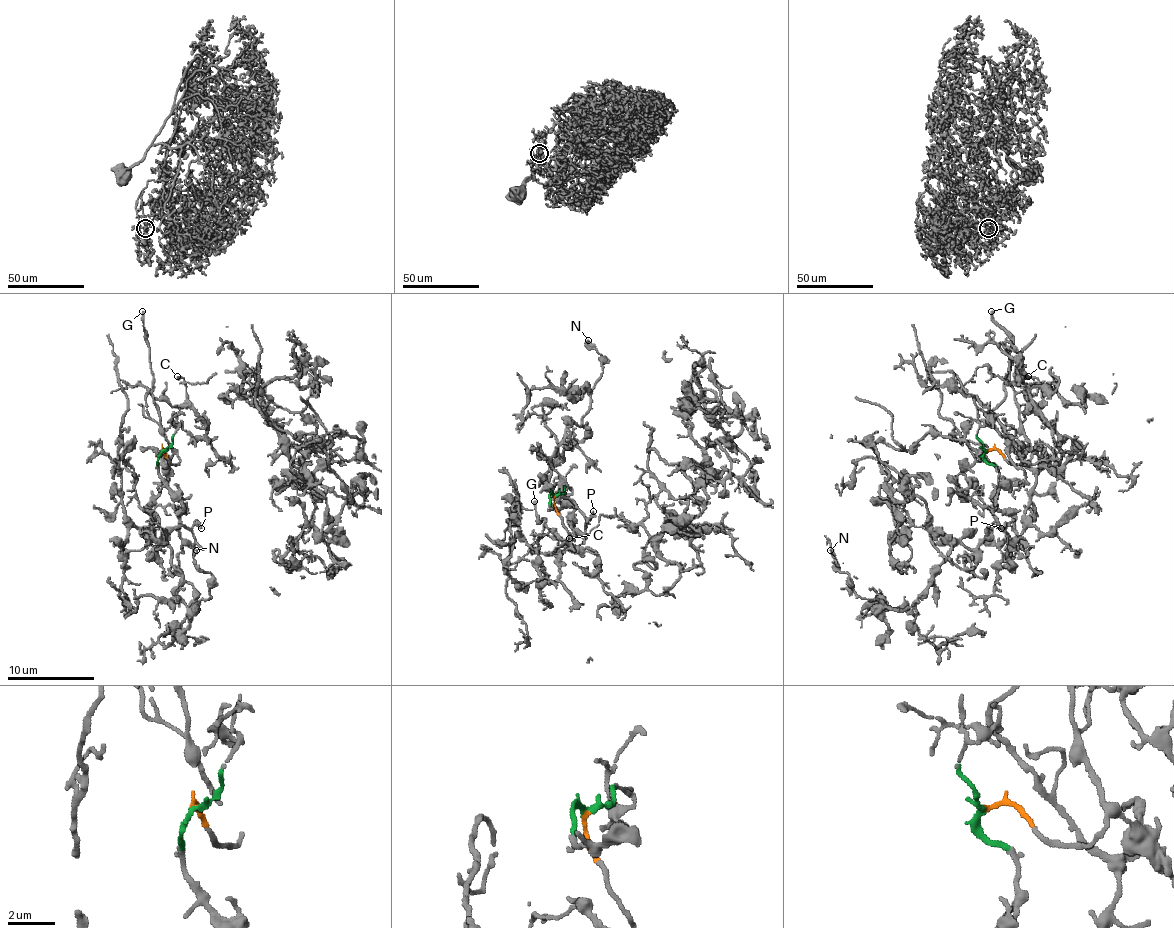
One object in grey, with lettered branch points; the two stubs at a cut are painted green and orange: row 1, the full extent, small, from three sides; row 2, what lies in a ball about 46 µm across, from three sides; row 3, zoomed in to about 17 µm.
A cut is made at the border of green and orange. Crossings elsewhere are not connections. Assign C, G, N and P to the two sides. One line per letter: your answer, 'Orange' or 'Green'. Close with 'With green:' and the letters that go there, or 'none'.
C: Orange
G: Orange
N: Green
P: Green
With green: N, P

